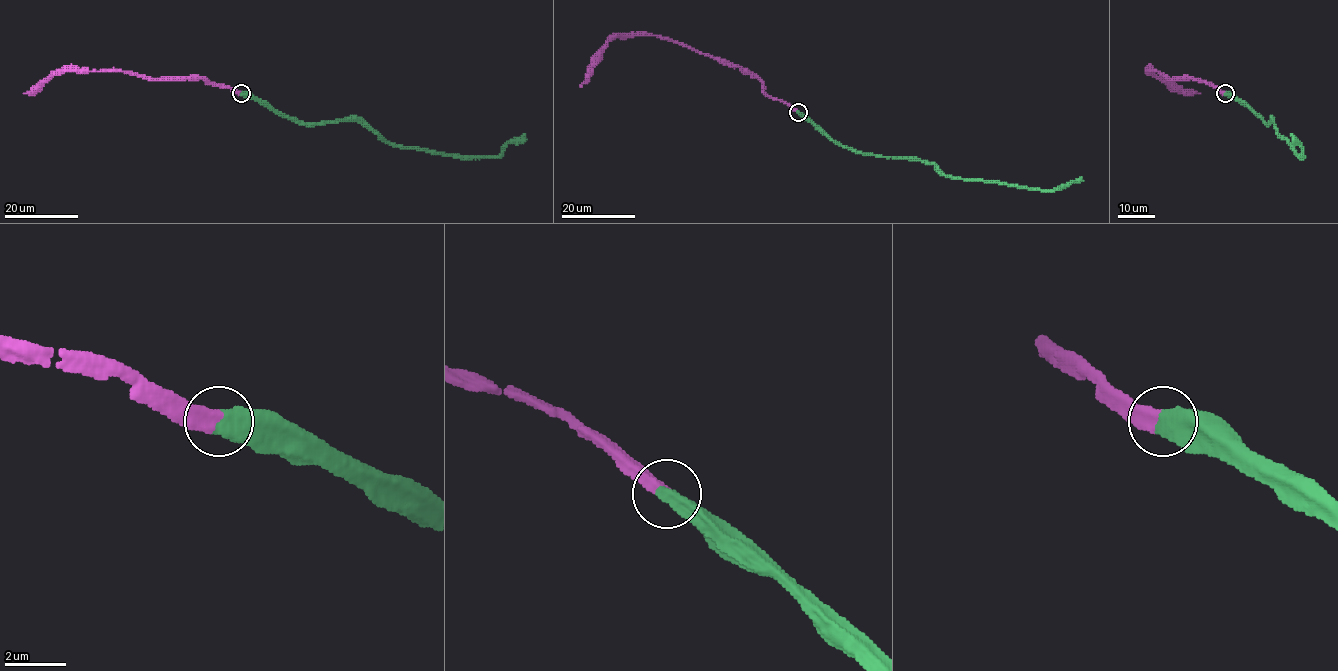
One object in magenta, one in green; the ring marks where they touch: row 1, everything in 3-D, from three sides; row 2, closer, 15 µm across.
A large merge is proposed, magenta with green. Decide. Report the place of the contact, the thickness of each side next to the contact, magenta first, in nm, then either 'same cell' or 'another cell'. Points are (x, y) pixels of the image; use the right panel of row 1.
at (1225, 93); 400 nm thick on the magenta side, 550 nm on the other; same cell

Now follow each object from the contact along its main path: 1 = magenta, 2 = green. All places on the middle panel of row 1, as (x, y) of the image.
1: (798, 111), (770, 97), (756, 76), (738, 66), (724, 64), (652, 35), (614, 36), (580, 86)
2: (798, 112), (844, 146), (866, 153), (931, 162), (942, 173), (959, 178), (1054, 190), (1082, 177)

